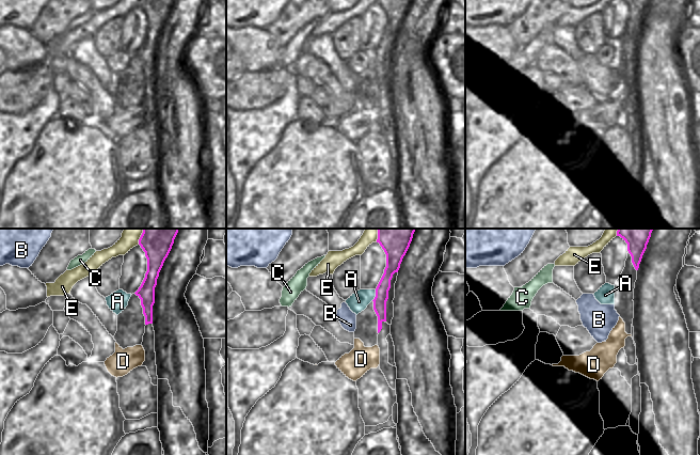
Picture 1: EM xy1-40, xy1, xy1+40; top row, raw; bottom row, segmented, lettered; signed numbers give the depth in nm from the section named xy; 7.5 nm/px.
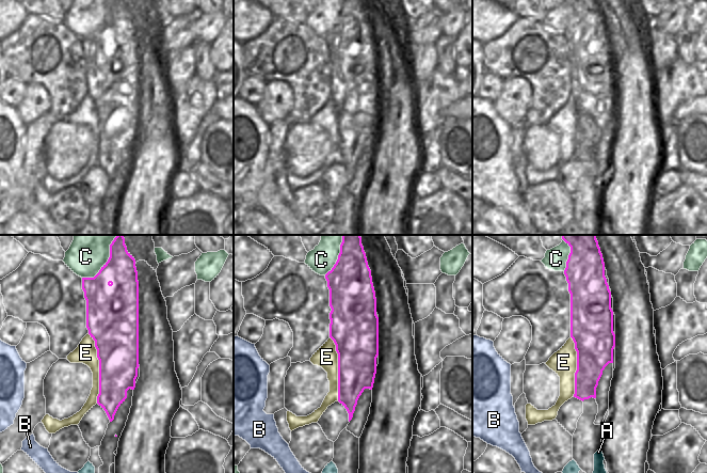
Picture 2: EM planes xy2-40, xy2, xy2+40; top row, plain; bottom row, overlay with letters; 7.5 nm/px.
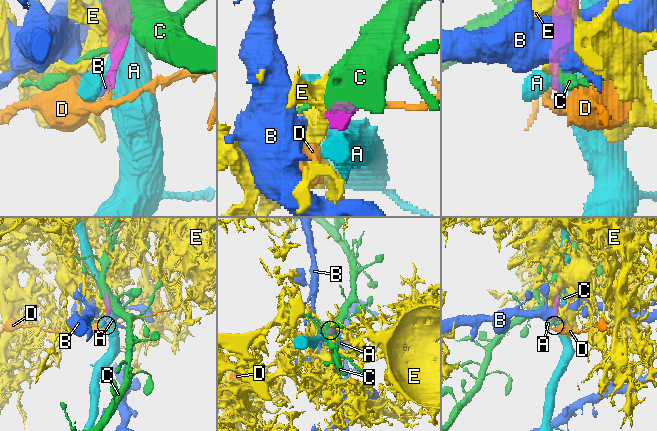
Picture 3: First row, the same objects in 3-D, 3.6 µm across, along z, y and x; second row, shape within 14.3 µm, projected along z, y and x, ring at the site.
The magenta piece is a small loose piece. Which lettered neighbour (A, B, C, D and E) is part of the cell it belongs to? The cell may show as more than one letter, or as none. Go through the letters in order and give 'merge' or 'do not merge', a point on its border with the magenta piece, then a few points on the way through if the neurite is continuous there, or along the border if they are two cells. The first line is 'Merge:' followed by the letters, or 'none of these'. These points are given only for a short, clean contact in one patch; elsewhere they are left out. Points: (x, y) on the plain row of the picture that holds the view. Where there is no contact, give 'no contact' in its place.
Merge: none of these
A: do not merge; contact xy1 (376, 56); border xy1 (376, 50), (376, 57), (371, 61)
B: do not merge; no contact
C: do not merge; contact xy2-40 (106, 25)
D: do not merge; no contact
E: do not merge; contact xy2-40 (99, 129)

